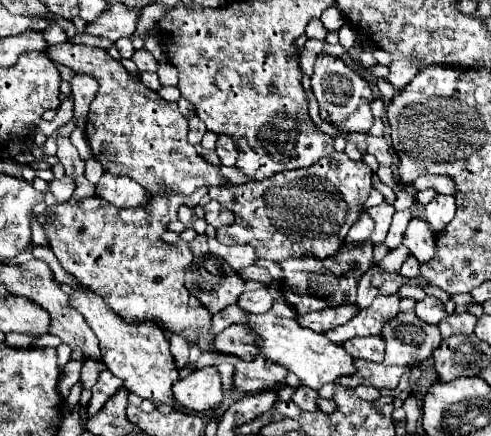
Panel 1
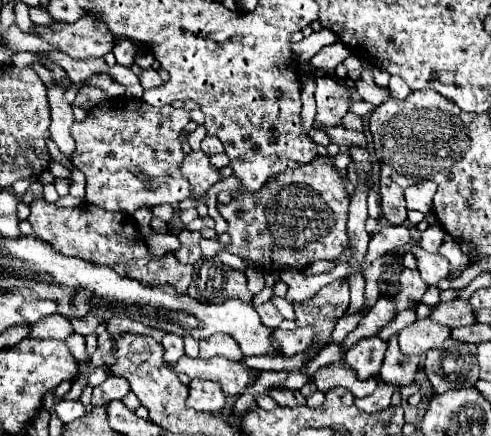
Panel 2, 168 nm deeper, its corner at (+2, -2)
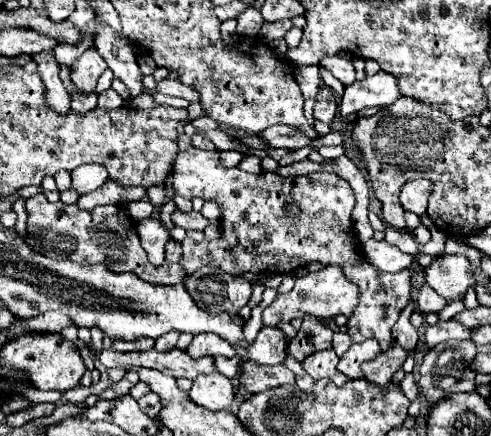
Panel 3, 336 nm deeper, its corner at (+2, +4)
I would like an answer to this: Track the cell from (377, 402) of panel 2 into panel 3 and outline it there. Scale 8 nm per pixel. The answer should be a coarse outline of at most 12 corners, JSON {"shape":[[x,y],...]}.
{"shape":[[400,346],[364,364],[366,380],[386,388],[402,368],[406,352]]}

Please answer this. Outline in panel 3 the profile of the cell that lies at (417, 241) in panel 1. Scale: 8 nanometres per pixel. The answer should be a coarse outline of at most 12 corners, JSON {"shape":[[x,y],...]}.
{"shape":[[440,256],[424,272],[428,286],[460,300],[474,286],[466,256]]}

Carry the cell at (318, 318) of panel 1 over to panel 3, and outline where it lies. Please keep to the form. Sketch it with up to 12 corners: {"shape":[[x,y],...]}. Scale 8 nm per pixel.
{"shape":[[264,326],[248,360],[280,364],[288,338],[280,328]]}

